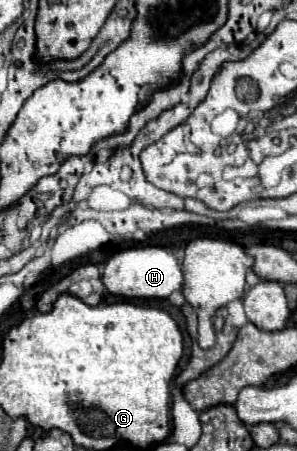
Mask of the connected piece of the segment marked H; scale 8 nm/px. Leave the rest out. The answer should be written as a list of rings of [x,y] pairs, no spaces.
[[[136,247],[126,249],[108,259],[102,273],[102,283],[112,295],[128,299],[166,299],[172,291],[182,287],[182,271],[178,259],[164,247]]]

